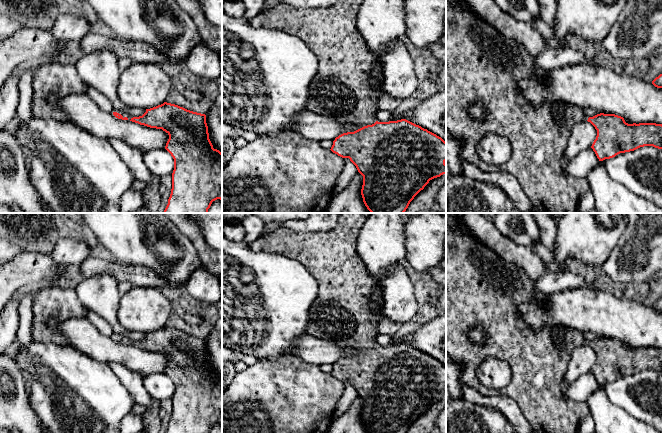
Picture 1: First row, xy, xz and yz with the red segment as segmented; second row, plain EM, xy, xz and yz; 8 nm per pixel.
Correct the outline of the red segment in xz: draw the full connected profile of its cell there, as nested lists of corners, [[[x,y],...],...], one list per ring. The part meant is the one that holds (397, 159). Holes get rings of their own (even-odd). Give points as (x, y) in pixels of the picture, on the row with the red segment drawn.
[[[337,0],[330,7],[317,8],[296,8],[279,4],[261,11],[250,19],[250,22],[255,28],[282,30],[305,42],[318,60],[318,68],[310,85],[307,110],[347,123],[351,130],[336,137],[330,150],[342,158],[349,158],[363,176],[361,195],[371,213],[404,213],[410,202],[430,180],[446,174],[446,142],[436,134],[406,119],[389,122],[376,120],[379,98],[369,84],[369,75],[376,69],[382,69],[382,61],[368,49],[356,25],[363,1]]]

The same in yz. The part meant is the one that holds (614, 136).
[[[463,1],[446,3],[446,129],[461,142],[461,156],[481,171],[506,170],[512,174],[532,202],[532,213],[577,213],[579,198],[582,193],[589,190],[589,185],[585,178],[572,177],[562,171],[564,150],[574,125],[588,121],[595,127],[597,136],[591,148],[599,161],[603,161],[644,146],[662,149],[662,124],[628,124],[621,116],[604,113],[588,118],[584,109],[563,102],[535,107],[522,95],[518,82],[531,77],[546,81],[549,73],[550,71],[544,71],[536,65],[535,56],[531,55],[524,46],[506,38],[487,22],[481,20],[468,9]],[[475,103],[481,103],[485,109],[486,114],[482,121],[472,119],[468,113]],[[487,134],[497,134],[509,140],[512,155],[505,165],[489,165],[477,154],[476,146]]]

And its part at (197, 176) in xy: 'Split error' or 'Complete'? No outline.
Split error

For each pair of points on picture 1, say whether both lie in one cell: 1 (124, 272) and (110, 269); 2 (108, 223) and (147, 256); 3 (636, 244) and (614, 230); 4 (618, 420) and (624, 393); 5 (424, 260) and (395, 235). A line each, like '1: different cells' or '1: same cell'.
1: same cell
2: same cell
3: different cells
4: different cells
5: different cells

